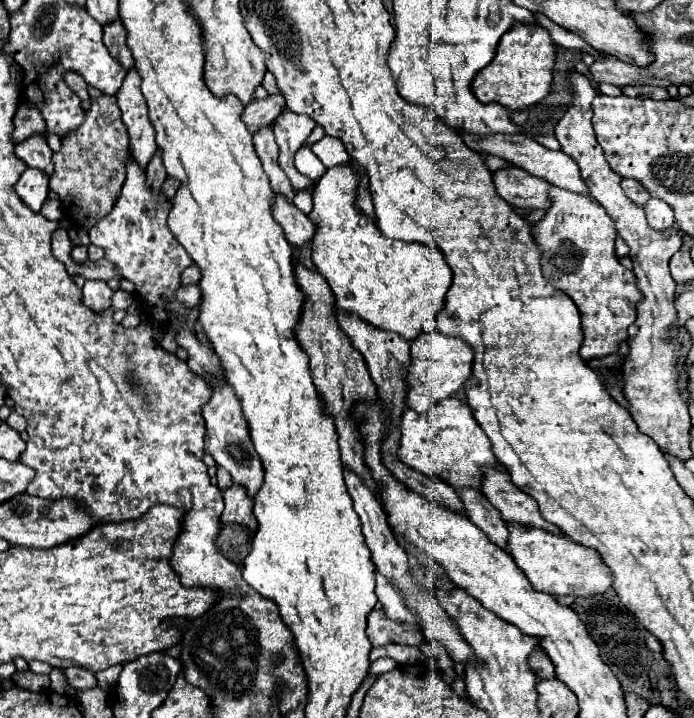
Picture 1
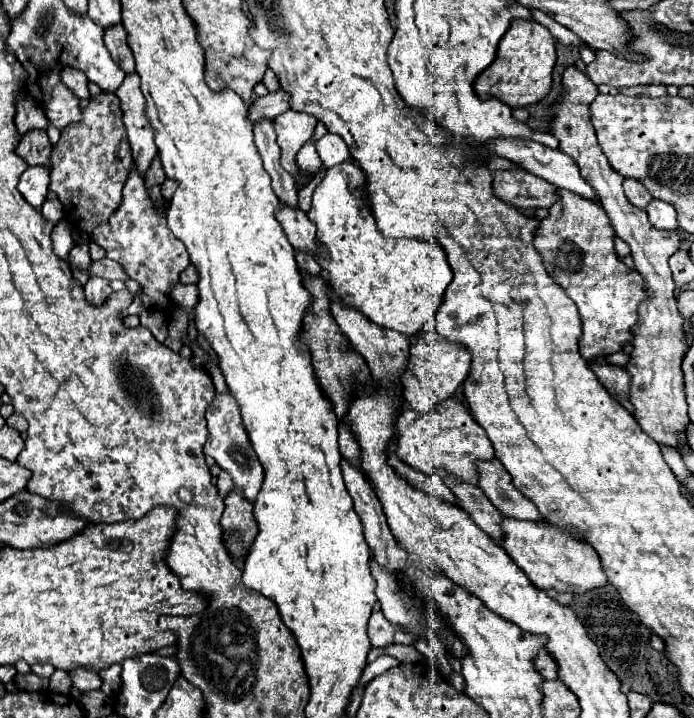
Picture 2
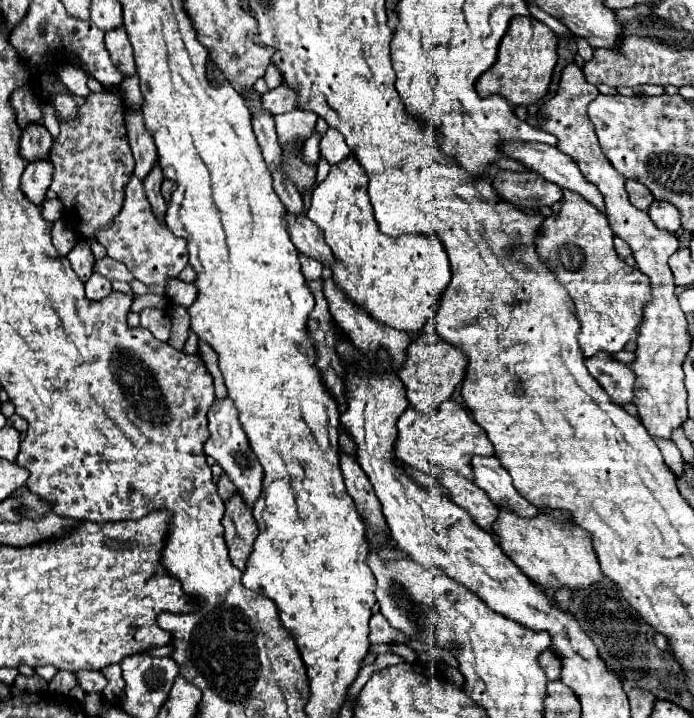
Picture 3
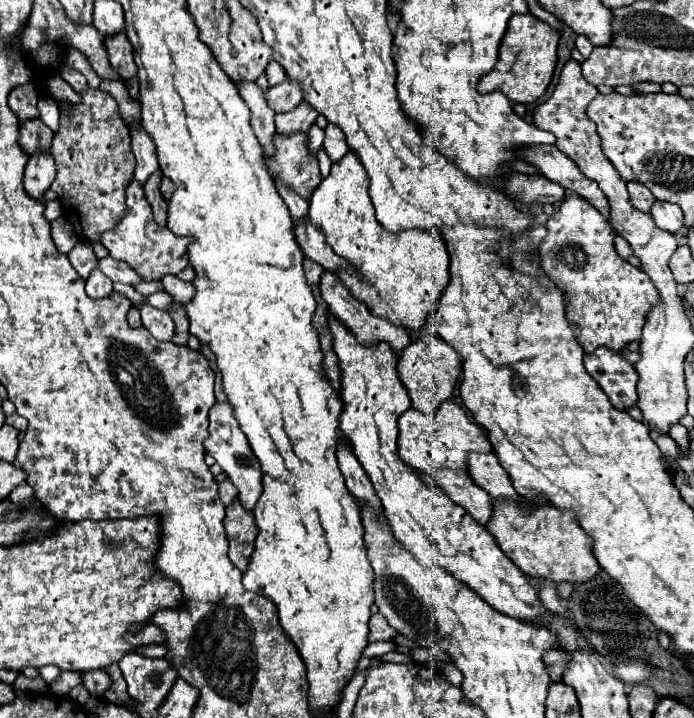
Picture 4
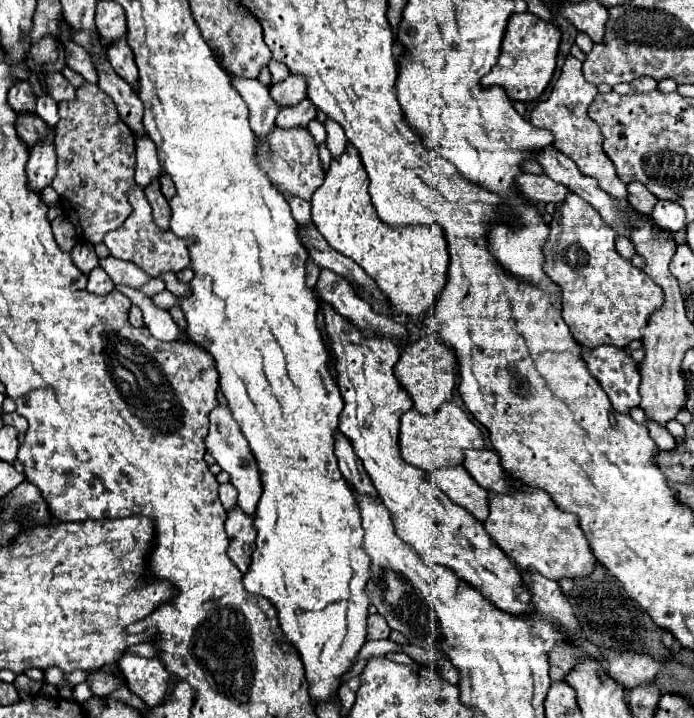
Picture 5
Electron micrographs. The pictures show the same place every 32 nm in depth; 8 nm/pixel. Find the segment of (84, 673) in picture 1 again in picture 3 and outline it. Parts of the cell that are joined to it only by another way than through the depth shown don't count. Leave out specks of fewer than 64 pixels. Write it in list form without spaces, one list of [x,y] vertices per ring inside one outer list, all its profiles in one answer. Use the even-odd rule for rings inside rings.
[[[74,672],[76,676],[76,682],[78,686],[84,690],[84,692],[102,692],[104,686],[106,686],[106,678],[100,674],[100,672]]]

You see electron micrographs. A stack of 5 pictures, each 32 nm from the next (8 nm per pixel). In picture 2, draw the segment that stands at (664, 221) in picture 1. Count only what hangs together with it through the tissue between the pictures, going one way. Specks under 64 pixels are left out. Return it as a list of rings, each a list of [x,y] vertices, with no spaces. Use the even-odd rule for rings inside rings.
[[[652,200],[646,206],[646,214],[648,214],[650,224],[654,228],[658,228],[658,230],[676,230],[678,228],[678,224],[676,224],[676,210],[668,202]]]

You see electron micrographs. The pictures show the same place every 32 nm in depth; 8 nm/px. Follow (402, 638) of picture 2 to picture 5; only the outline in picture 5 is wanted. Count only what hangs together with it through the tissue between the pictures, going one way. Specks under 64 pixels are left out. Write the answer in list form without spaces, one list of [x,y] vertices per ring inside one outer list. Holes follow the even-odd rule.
[[[380,614],[368,616],[368,640],[382,640],[382,638],[388,638],[390,632],[392,632],[392,630],[388,628],[384,616],[380,616]]]

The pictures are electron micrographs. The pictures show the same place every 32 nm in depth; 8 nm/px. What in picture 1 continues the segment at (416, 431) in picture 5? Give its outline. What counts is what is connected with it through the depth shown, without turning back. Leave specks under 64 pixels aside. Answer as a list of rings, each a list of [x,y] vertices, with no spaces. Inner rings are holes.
[[[444,398],[444,400],[440,400],[440,404],[434,404],[426,414],[418,414],[412,408],[406,408],[404,416],[402,416],[402,422],[400,422],[400,430],[402,430],[402,442],[400,442],[400,448],[398,448],[398,460],[402,464],[410,466],[412,470],[418,470],[426,476],[442,478],[454,490],[460,490],[460,488],[480,490],[486,466],[492,466],[492,468],[498,468],[498,470],[502,468],[506,472],[506,468],[496,460],[496,456],[492,456],[488,436],[476,424],[476,420],[470,416],[470,406],[462,400],[458,400],[458,398]]]

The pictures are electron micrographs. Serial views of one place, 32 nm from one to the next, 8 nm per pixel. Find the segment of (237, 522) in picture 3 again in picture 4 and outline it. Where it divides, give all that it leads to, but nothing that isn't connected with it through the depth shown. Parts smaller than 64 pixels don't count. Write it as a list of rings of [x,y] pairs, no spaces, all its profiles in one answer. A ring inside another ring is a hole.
[[[236,498],[232,504],[226,506],[226,518],[224,518],[226,538],[230,546],[230,560],[238,570],[246,570],[250,554],[254,552],[254,540],[258,536],[258,528],[254,524],[254,514],[246,510],[240,500]]]

